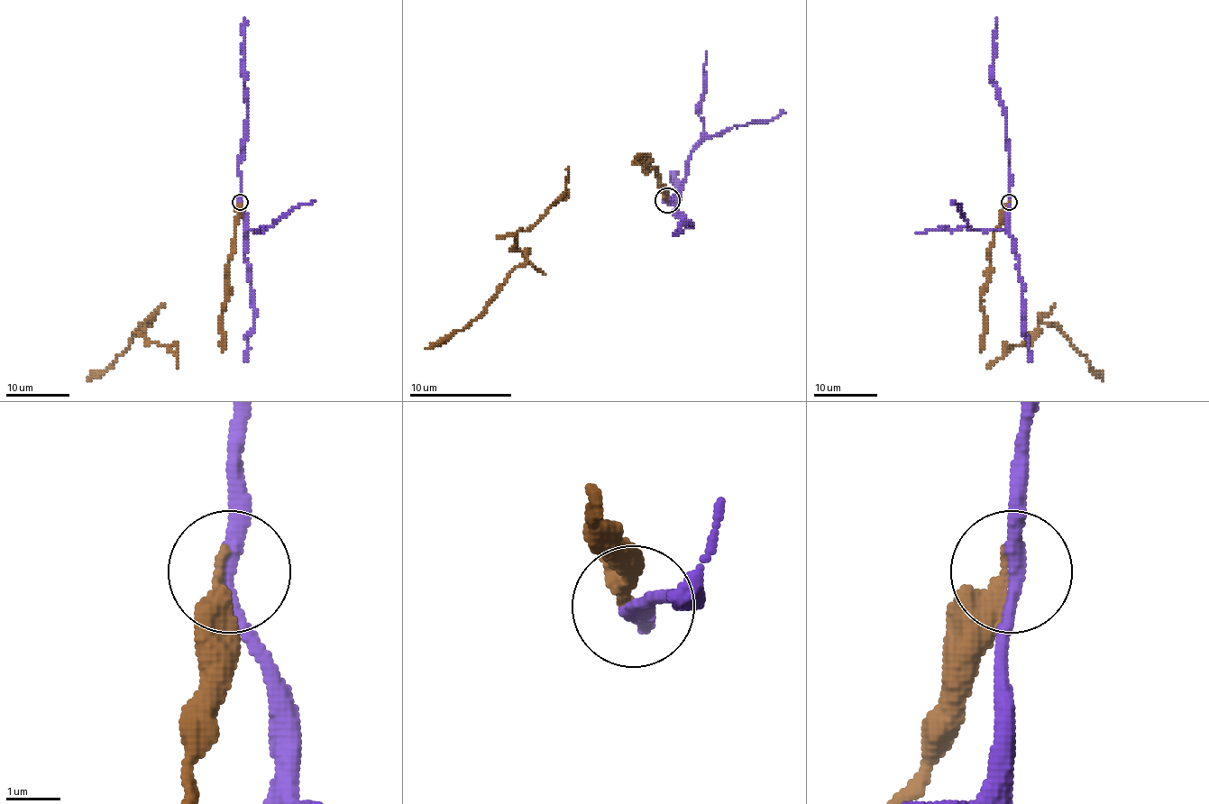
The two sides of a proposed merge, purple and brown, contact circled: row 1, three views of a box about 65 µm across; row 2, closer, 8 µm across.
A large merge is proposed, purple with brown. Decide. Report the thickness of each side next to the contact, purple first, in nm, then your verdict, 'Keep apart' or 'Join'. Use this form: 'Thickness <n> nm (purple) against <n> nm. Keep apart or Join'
Thickness 280 nm (purple) against 360 nm. Keep apart

